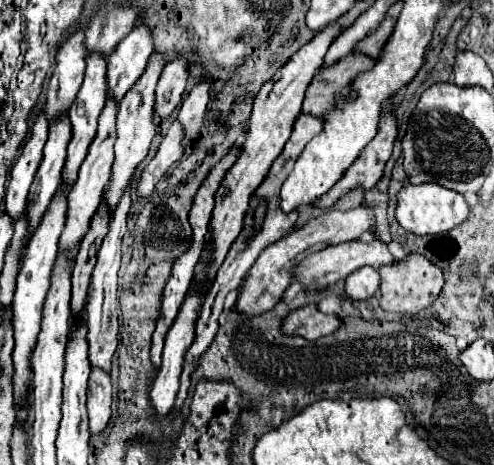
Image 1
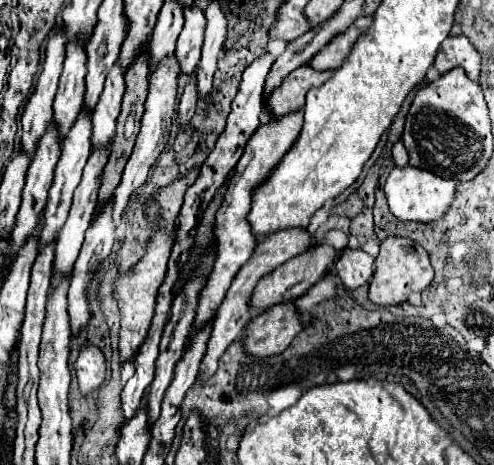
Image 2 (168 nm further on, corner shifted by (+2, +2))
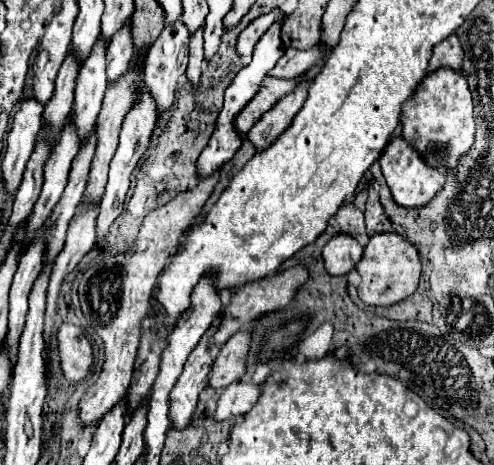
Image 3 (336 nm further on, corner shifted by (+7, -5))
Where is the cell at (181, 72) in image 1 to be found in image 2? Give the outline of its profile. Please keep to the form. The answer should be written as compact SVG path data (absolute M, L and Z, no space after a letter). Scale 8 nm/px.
M197 7L185 9L185 25L179 33L175 45L175 57L181 69L181 75L189 75L197 69L203 45L203 31L205 31L205 15Z

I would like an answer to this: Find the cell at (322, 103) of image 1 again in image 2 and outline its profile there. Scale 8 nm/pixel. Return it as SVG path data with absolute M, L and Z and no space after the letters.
M309 65L297 69L297 73L291 73L285 79L285 85L281 85L277 93L273 93L273 97L269 99L269 107L273 109L273 113L277 113L277 117L301 111L305 107L307 91L313 87L321 87L327 79L333 77L333 73L335 71L317 71Z

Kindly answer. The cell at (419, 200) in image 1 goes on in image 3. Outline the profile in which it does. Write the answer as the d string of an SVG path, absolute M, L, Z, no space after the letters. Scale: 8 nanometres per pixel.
M402 134L390 138L390 144L386 146L384 154L380 156L380 166L382 166L382 174L386 178L386 184L392 192L392 198L404 208L424 206L444 186L444 180L446 180L444 174L440 174L436 168L430 168L424 162L424 158L418 154L418 150Z

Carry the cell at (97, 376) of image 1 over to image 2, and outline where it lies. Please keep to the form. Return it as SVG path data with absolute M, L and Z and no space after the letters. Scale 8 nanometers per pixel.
M83 343L81 353L75 361L75 371L77 371L77 379L79 379L79 391L83 395L91 395L93 391L97 391L101 387L101 383L105 381L105 357L101 353L101 349L97 349L91 343Z

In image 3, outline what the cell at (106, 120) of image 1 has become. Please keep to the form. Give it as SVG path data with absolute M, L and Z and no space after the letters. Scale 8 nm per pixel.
M126 20L120 32L112 36L108 46L108 80L120 78L126 70L130 60L134 58L134 44L132 44L132 20Z

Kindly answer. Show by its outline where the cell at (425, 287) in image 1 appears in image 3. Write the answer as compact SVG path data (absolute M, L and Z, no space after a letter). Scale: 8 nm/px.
M376 232L370 236L370 242L356 264L356 272L362 278L358 286L362 302L368 306L390 306L414 294L420 280L420 256L416 246L398 232Z

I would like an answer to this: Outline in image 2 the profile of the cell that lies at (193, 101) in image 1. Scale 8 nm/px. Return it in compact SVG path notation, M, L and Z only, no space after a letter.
M213 1L205 9L207 27L205 27L205 41L201 51L201 61L197 67L197 95L205 97L211 91L213 73L217 69L217 57L223 49L223 41L227 37L227 19L221 9L219 1Z

